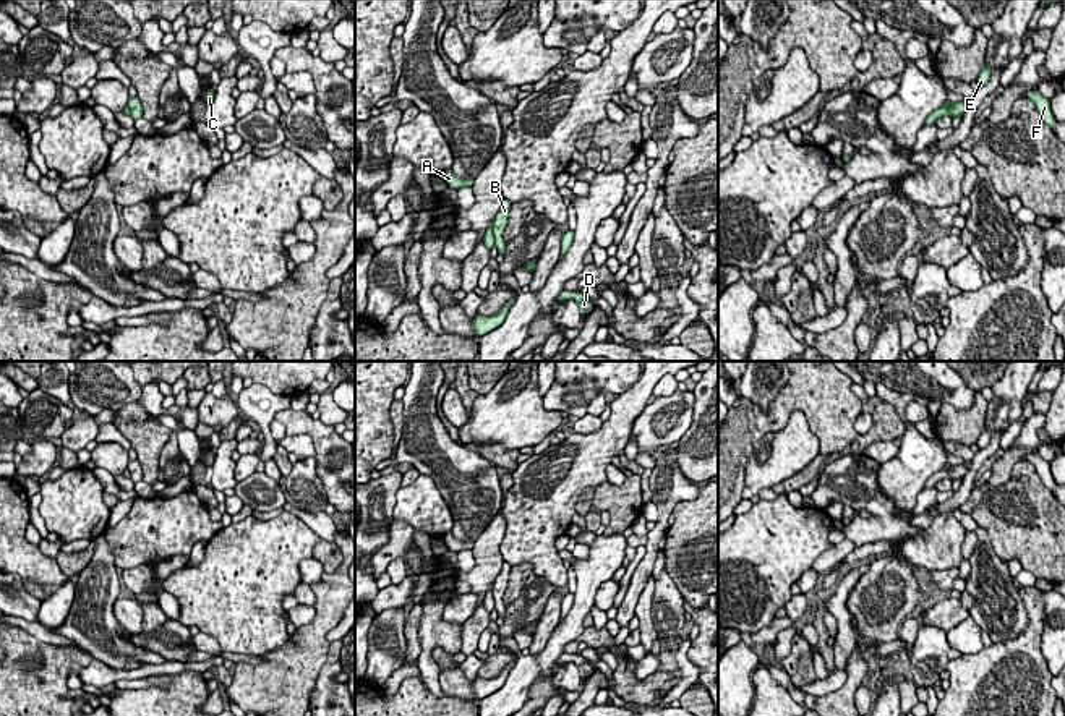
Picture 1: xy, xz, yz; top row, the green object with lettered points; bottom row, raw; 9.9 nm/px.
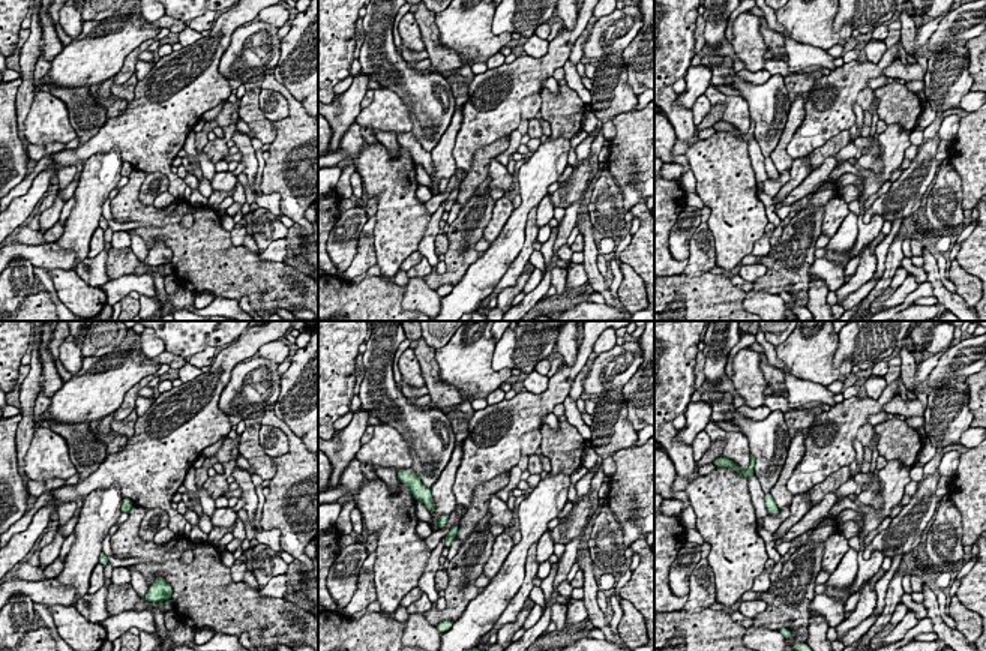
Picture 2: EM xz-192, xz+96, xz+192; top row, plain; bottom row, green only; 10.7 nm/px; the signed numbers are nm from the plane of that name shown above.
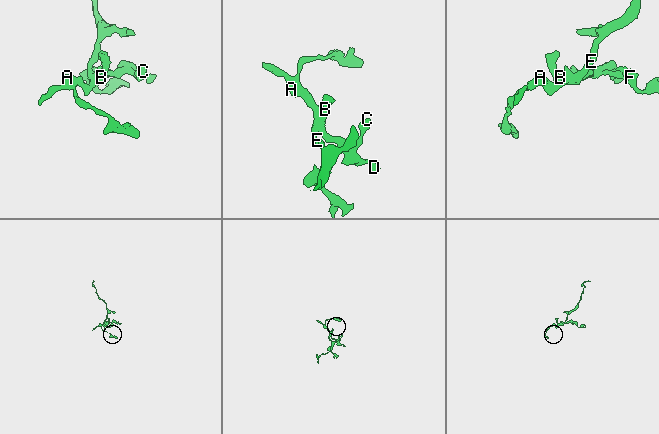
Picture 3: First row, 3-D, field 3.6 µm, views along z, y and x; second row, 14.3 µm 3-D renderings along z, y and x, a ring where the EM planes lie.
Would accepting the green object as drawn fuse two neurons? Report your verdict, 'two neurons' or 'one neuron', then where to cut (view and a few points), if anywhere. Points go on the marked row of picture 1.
two neurons; cut in xz along (491, 222), (495, 245)

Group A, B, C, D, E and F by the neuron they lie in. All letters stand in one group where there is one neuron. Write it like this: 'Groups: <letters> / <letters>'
Groups: A E / B C D F

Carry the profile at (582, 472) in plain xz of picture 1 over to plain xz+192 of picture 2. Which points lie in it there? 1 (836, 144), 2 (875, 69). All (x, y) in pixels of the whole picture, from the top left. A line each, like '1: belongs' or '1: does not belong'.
1: does not belong
2: belongs

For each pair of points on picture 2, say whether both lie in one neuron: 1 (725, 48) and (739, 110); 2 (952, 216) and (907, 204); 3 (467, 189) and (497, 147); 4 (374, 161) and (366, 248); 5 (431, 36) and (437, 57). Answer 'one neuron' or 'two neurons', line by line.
1: two neurons
2: two neurons
3: one neuron
4: two neurons
5: one neuron

